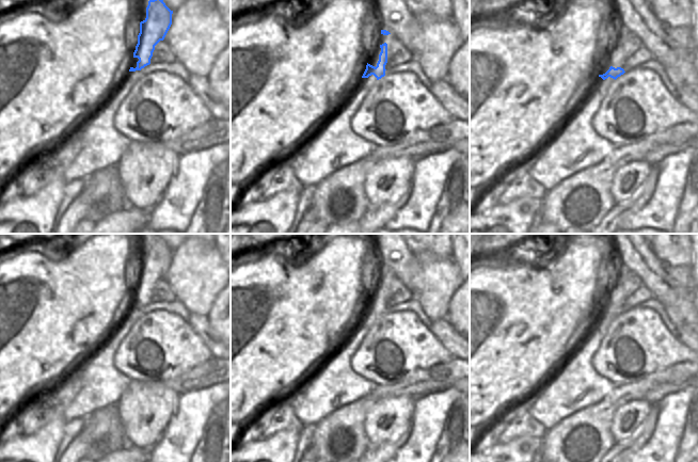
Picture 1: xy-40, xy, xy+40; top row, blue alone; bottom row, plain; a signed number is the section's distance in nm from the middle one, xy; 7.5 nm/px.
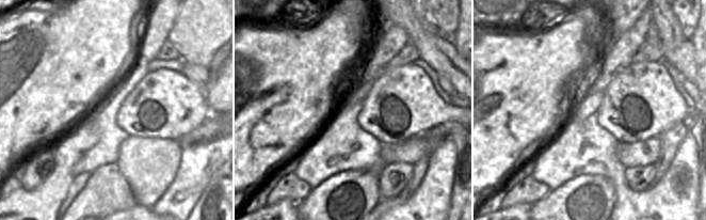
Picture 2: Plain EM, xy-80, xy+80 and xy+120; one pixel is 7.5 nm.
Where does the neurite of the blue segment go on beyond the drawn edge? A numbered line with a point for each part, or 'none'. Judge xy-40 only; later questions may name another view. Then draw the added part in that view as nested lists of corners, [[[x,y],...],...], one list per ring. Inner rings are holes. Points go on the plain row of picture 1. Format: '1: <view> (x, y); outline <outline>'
none

